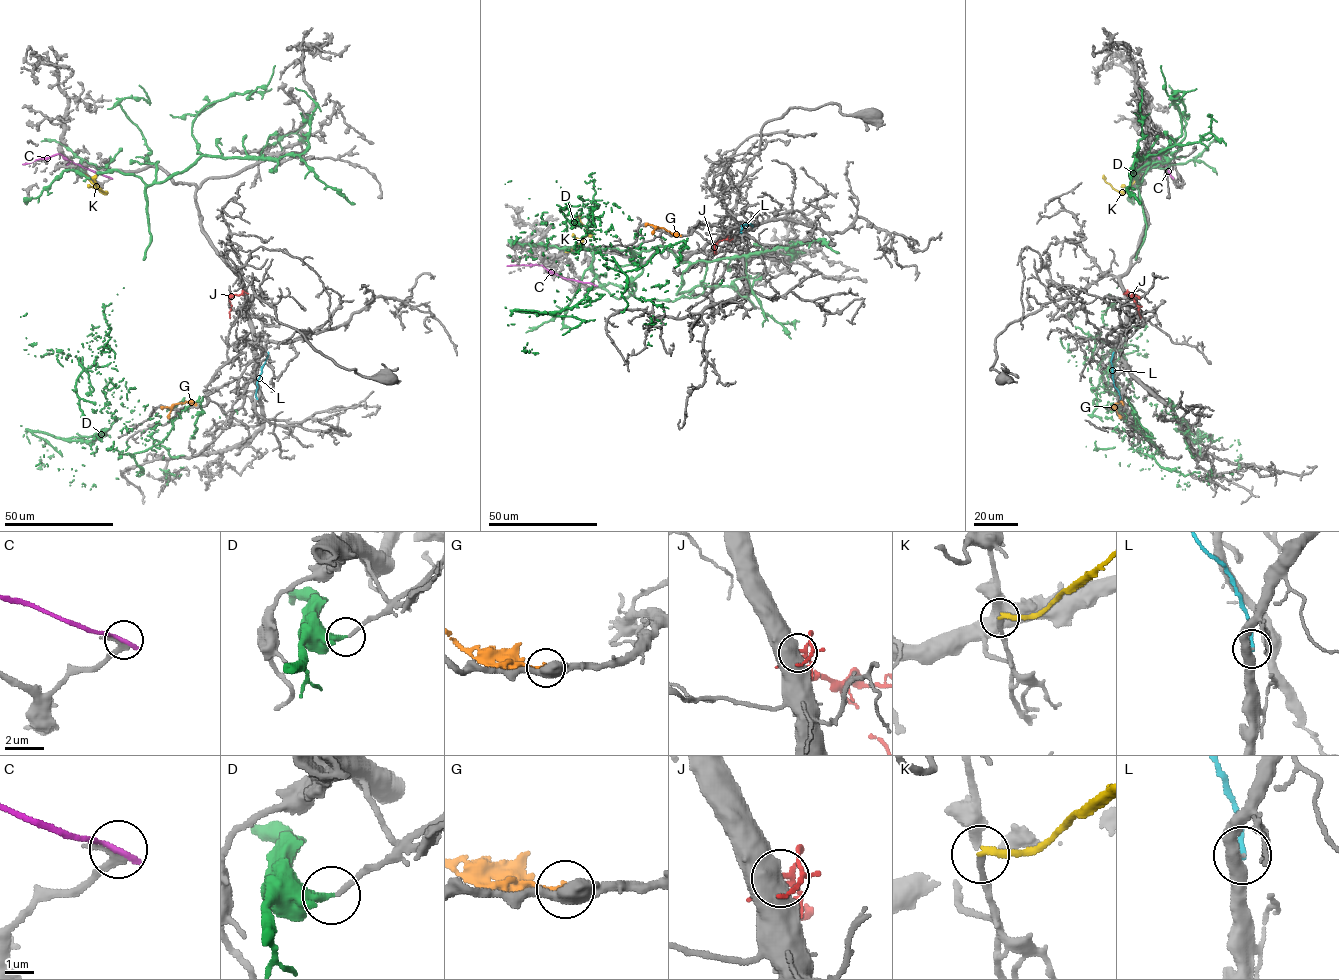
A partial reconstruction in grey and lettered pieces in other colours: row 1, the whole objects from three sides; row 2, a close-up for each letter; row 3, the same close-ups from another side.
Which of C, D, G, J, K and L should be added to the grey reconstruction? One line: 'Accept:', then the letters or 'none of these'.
Accept: none of these

